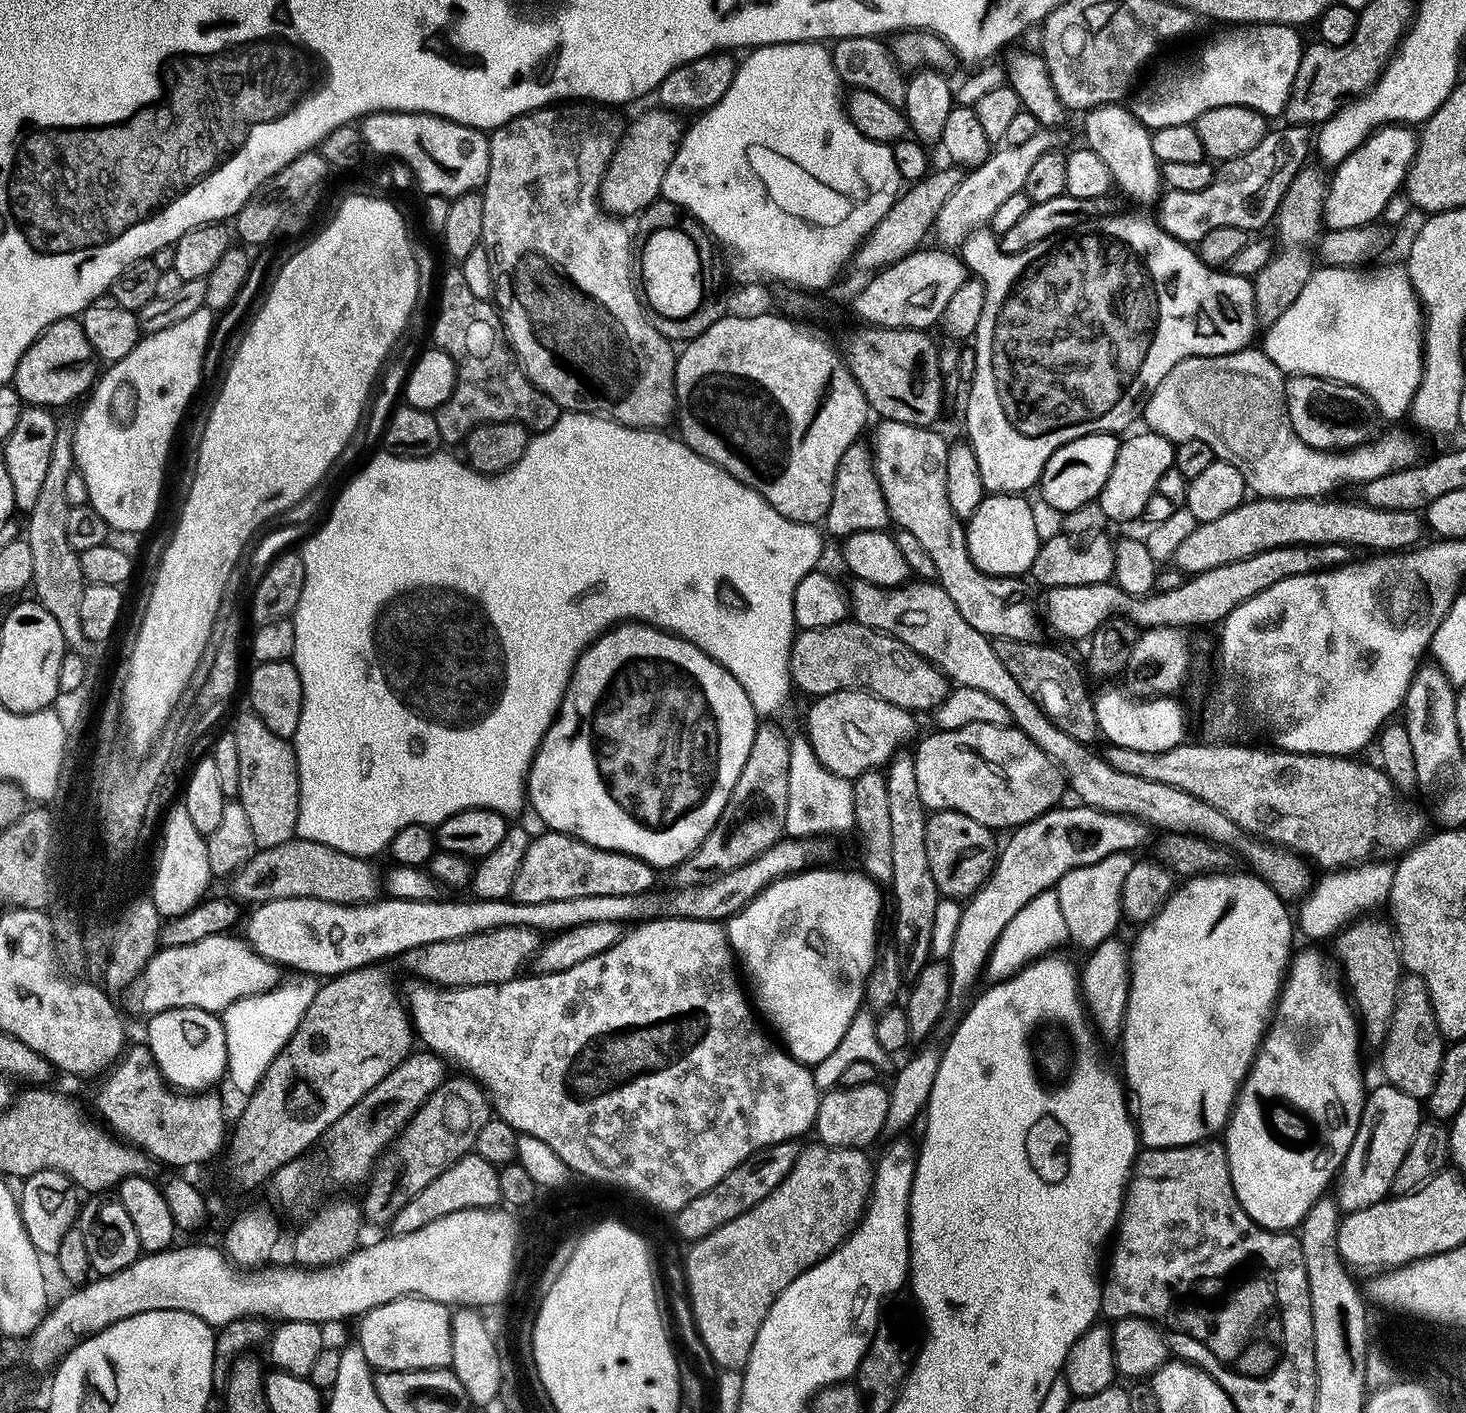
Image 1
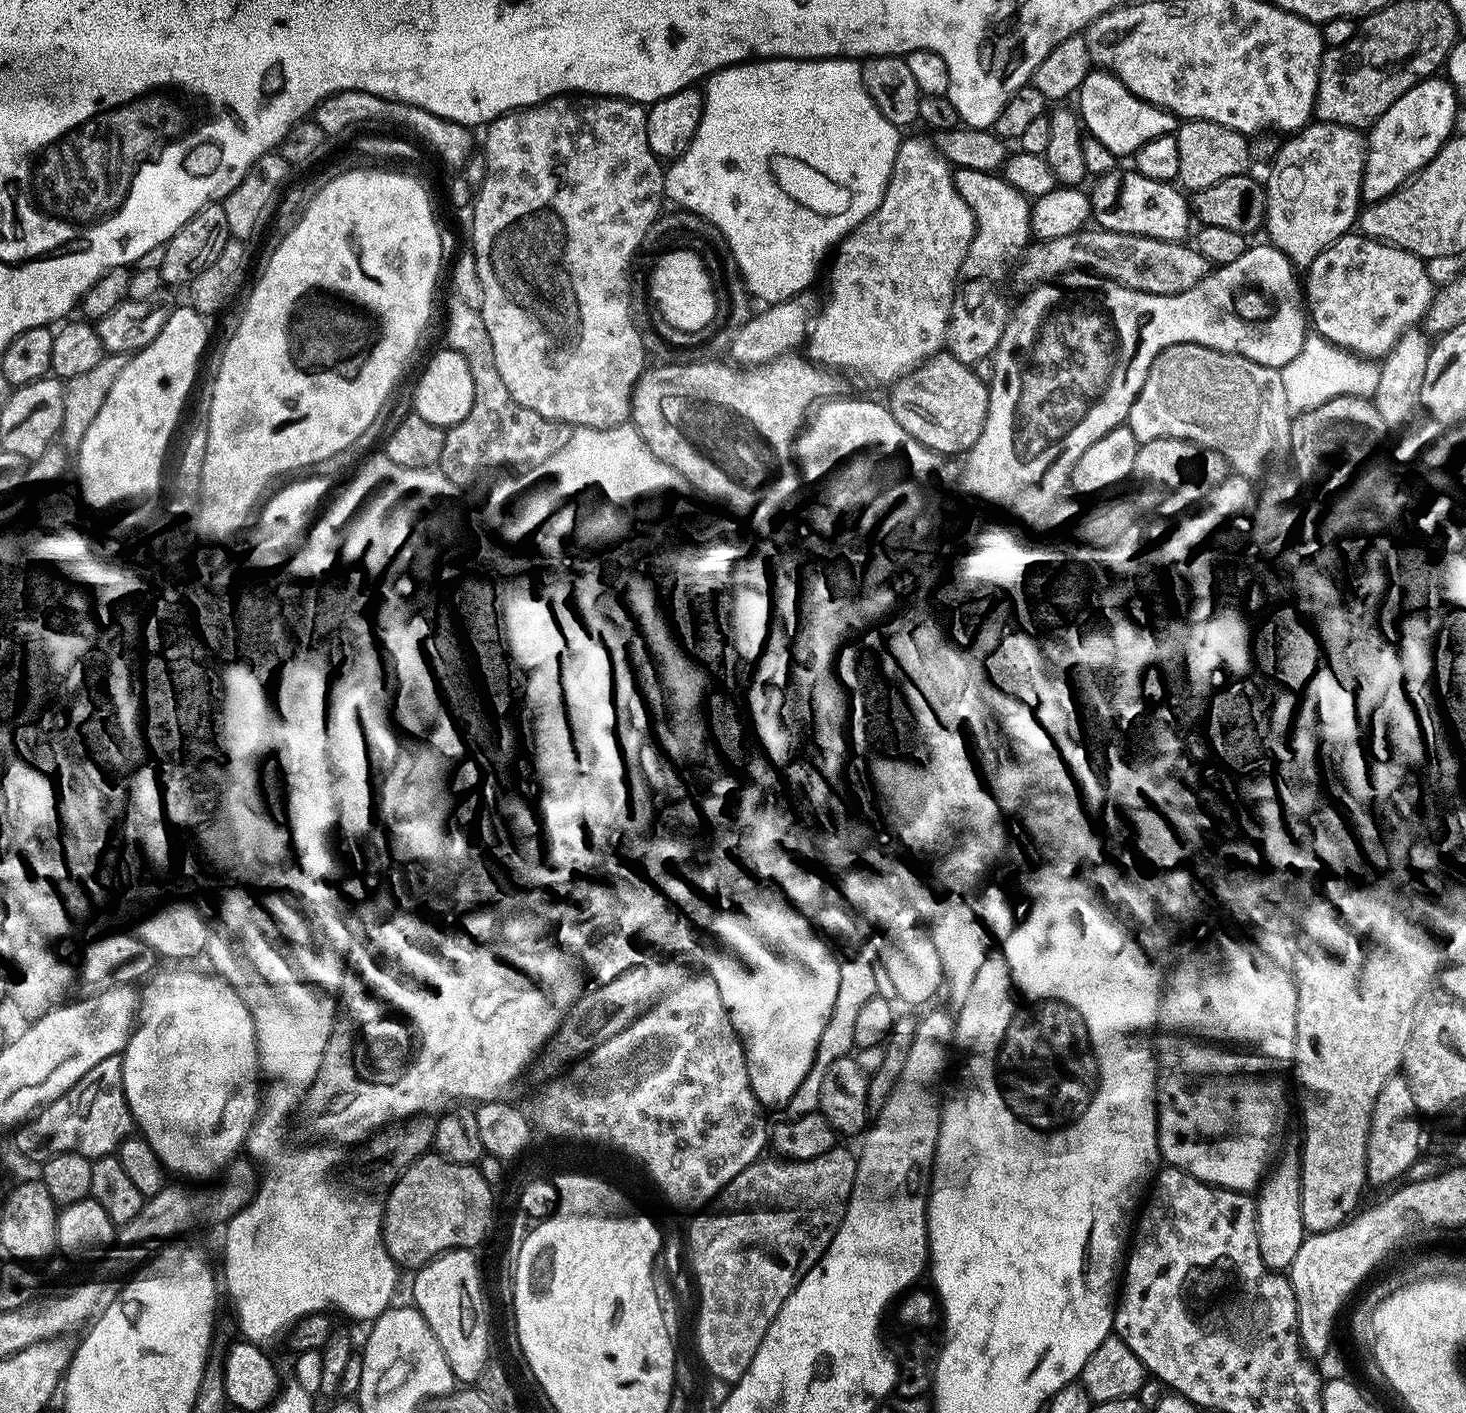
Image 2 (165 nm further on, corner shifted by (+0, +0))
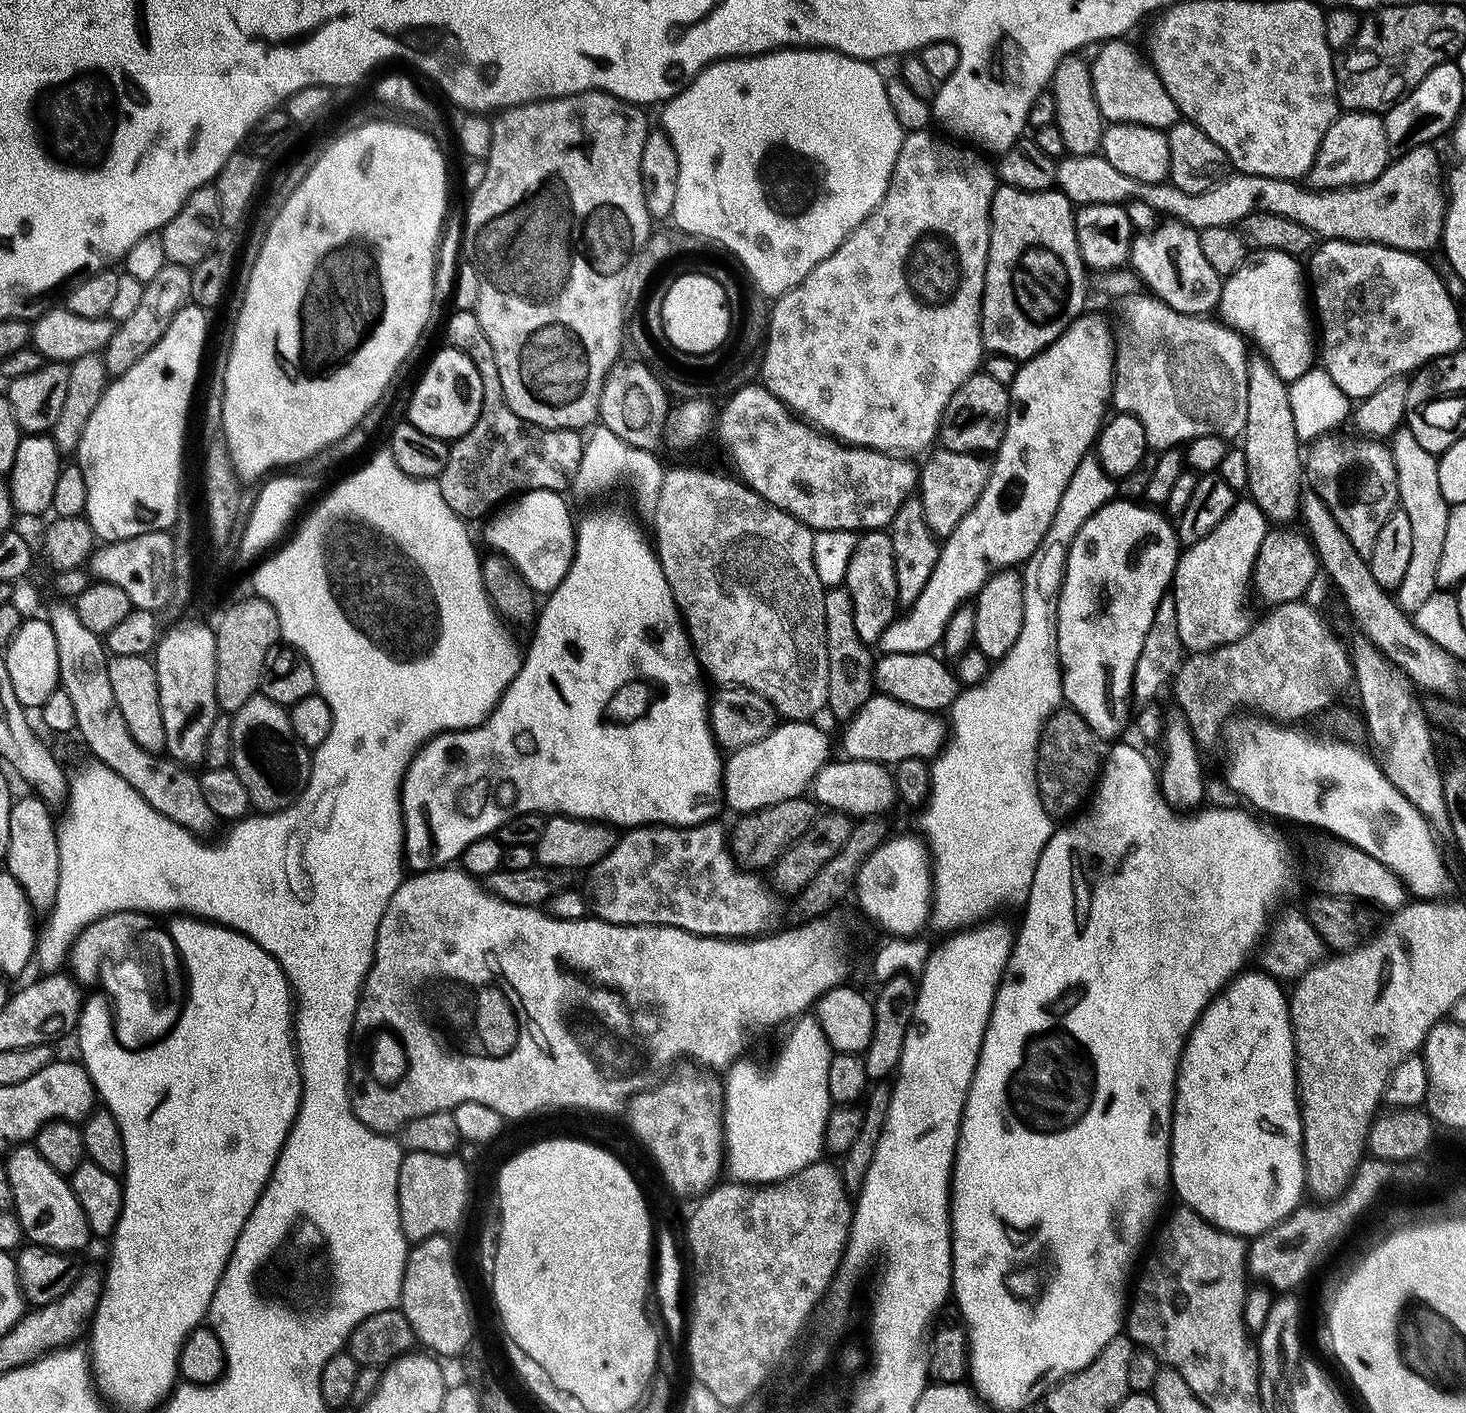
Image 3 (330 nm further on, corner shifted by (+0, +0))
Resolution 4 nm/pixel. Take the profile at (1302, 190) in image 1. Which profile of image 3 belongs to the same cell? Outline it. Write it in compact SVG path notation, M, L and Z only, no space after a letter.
M1344 110L1337 115L1336 120L1326 130L1306 180L1317 190L1351 188L1358 184L1374 182L1378 174L1386 170L1389 162L1390 149L1383 115Z

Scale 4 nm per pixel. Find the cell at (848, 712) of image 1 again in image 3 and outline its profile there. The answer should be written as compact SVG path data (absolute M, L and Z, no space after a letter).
M794 720L791 722L780 722L777 723L776 727L773 728L770 734L766 734L766 738L758 738L758 742L754 742L750 746L742 746L741 748L735 749L731 753L732 756L723 761L722 767L724 769L724 779L722 781L722 800L725 805L728 804L730 807L736 811L736 814L743 814L746 812L757 812L759 808L765 808L766 806L770 806L771 804L777 804L778 802L782 802L783 800L789 800L790 798L794 798L795 796L804 796L805 793L809 791L812 779L816 777L818 774L818 770L820 767L826 763L828 763L830 759L830 753L828 753L828 736L823 732L820 728L815 728L815 723L805 722L803 720Z

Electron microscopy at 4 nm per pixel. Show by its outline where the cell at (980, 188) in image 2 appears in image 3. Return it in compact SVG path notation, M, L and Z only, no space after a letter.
M1007 186L997 187L988 214L988 257L984 293L981 296L980 337L985 349L1017 362L1031 360L1062 335L1085 311L1090 276L1078 250L1074 205L1060 190L1023 192Z

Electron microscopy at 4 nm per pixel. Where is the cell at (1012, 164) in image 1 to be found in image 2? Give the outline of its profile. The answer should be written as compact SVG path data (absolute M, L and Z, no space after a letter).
M912 136L909 140L908 137L901 139L892 172L886 177L885 196L882 198L882 202L864 219L862 227L848 233L835 249L836 261L832 264L832 277L828 280L828 288L832 291L832 297L823 301L806 337L807 355L815 363L828 370L841 368L844 372L853 372L854 375L861 376L862 379L869 380L872 384L893 383L892 385L895 385L903 380L909 372L913 372L923 360L930 359L945 347L948 339L948 319L952 309L952 300L956 296L958 277L964 267L964 259L968 253L972 235L976 233L976 220L972 217L972 209L966 206L966 202L958 194L956 183L952 181L952 174L953 169L948 161L936 151L936 145L931 139L923 140L920 136Z

